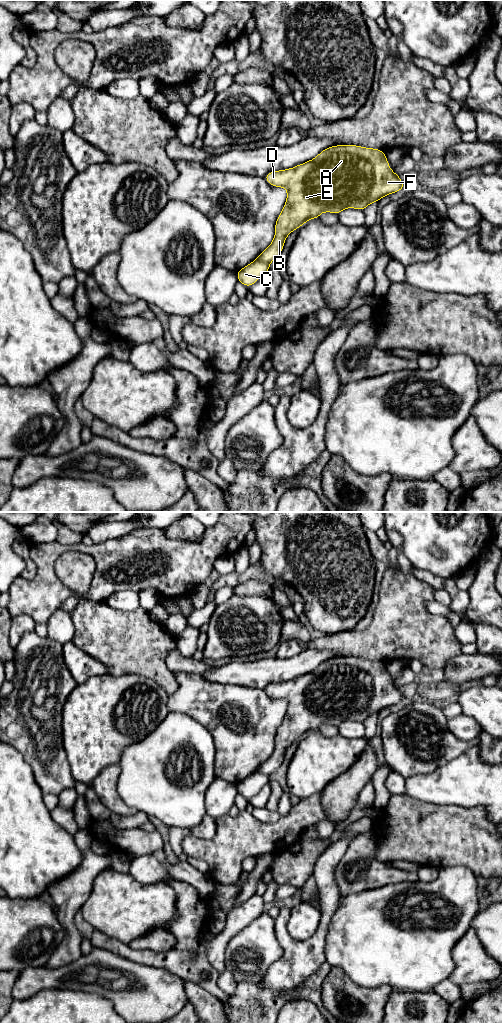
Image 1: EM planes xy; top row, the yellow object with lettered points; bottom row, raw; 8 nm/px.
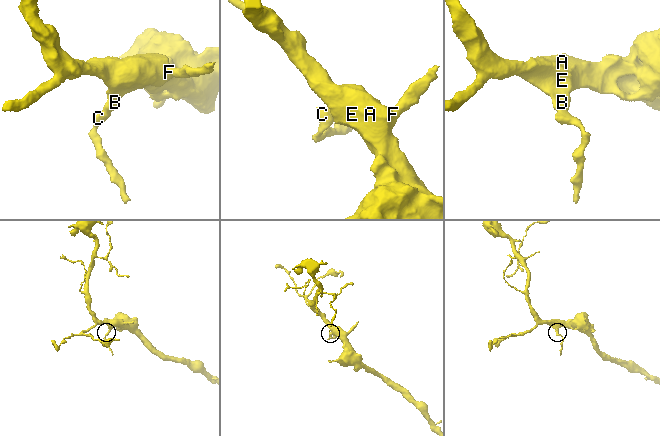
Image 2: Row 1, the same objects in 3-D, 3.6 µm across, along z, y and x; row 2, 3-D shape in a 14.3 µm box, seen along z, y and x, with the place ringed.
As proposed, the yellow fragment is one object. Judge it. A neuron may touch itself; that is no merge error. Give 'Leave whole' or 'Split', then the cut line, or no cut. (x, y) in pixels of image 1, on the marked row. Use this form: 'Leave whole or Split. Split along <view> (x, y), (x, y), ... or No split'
Split. Split along xy (257, 258), (268, 264)

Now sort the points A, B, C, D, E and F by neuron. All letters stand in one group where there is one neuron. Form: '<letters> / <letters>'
A B D E F / C

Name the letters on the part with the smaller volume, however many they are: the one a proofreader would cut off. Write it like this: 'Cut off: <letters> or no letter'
Cut off: C

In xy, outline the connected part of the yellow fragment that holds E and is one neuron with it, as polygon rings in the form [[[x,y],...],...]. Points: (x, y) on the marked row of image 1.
[[[335,145],[321,151],[317,157],[290,169],[272,171],[265,180],[273,187],[284,187],[287,199],[275,223],[275,236],[258,259],[270,264],[282,252],[288,235],[323,212],[338,215],[346,208],[364,210],[386,195],[401,191],[404,184],[395,174],[384,151],[357,145]]]

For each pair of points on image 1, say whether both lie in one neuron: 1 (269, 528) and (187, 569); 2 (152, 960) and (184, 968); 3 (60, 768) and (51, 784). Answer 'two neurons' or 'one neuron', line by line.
1: two neurons
2: one neuron
3: one neuron

